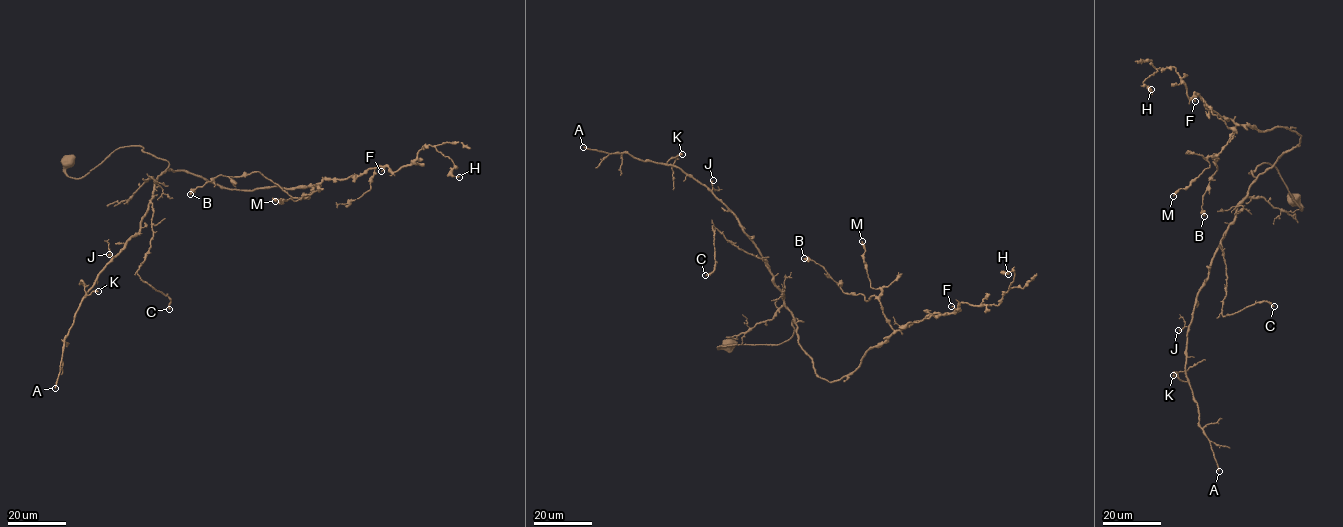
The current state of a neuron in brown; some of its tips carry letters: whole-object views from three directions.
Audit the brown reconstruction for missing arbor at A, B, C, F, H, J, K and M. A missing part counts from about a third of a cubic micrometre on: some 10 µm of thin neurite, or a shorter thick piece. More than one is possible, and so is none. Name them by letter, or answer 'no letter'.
A

